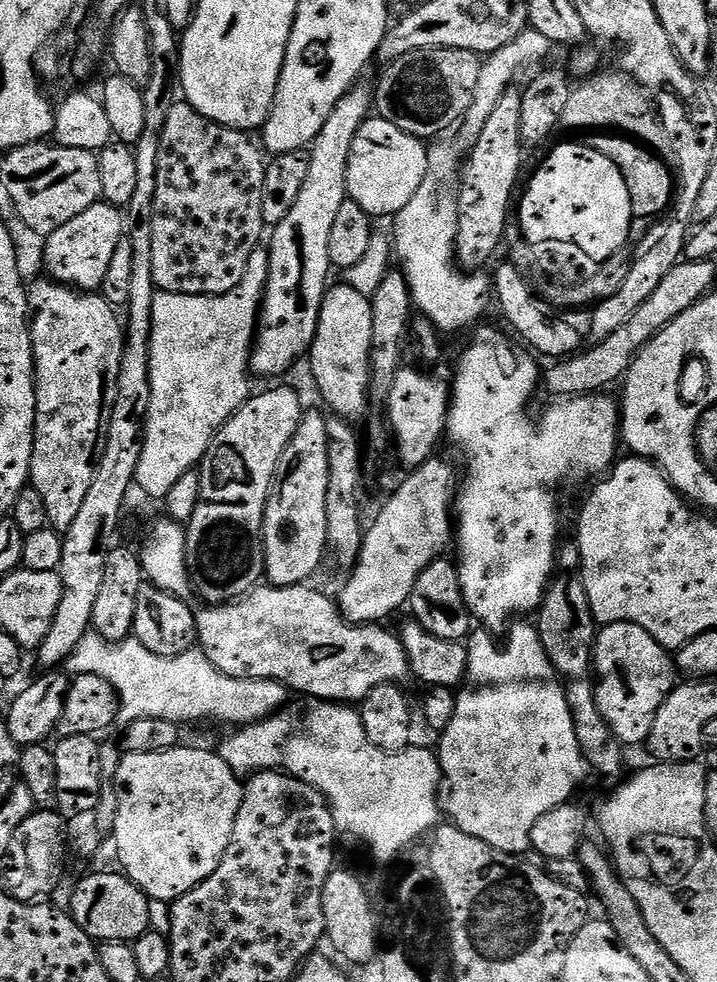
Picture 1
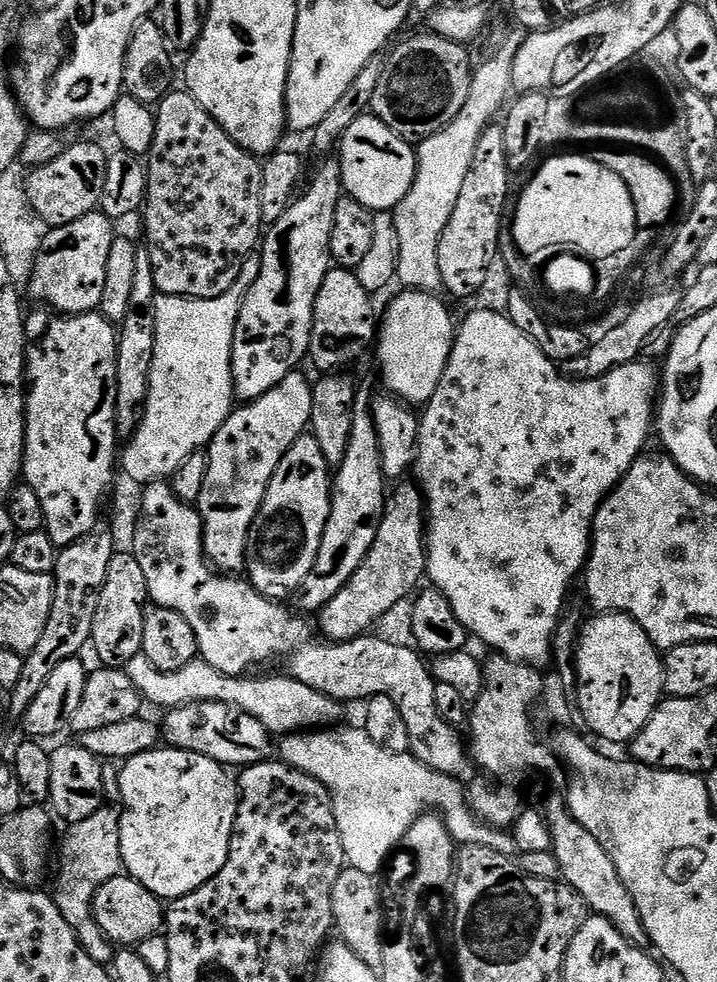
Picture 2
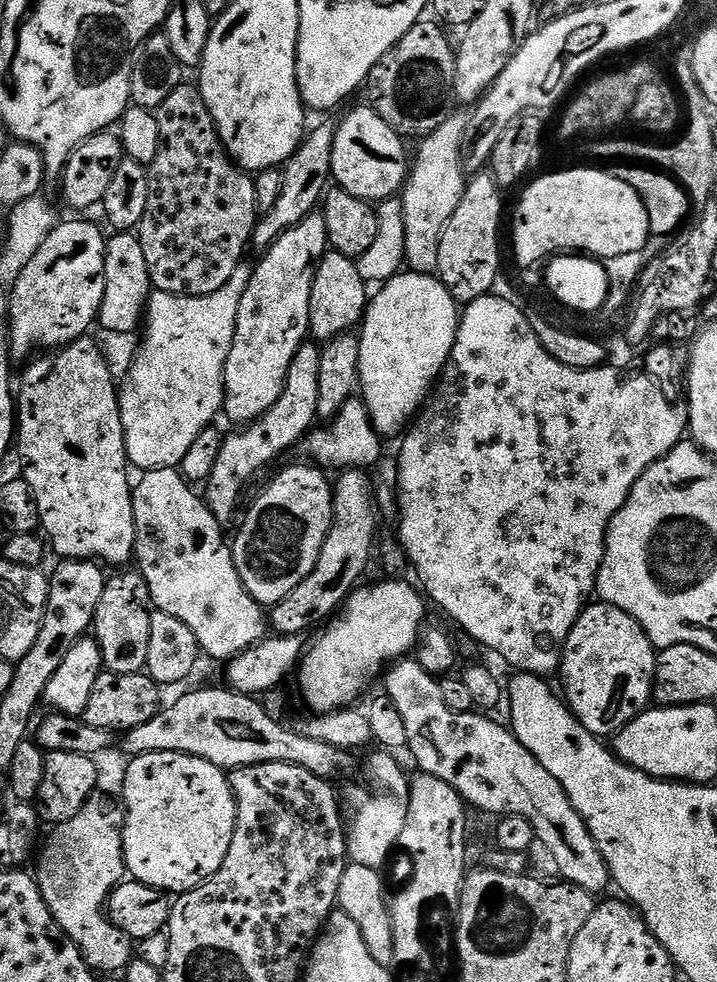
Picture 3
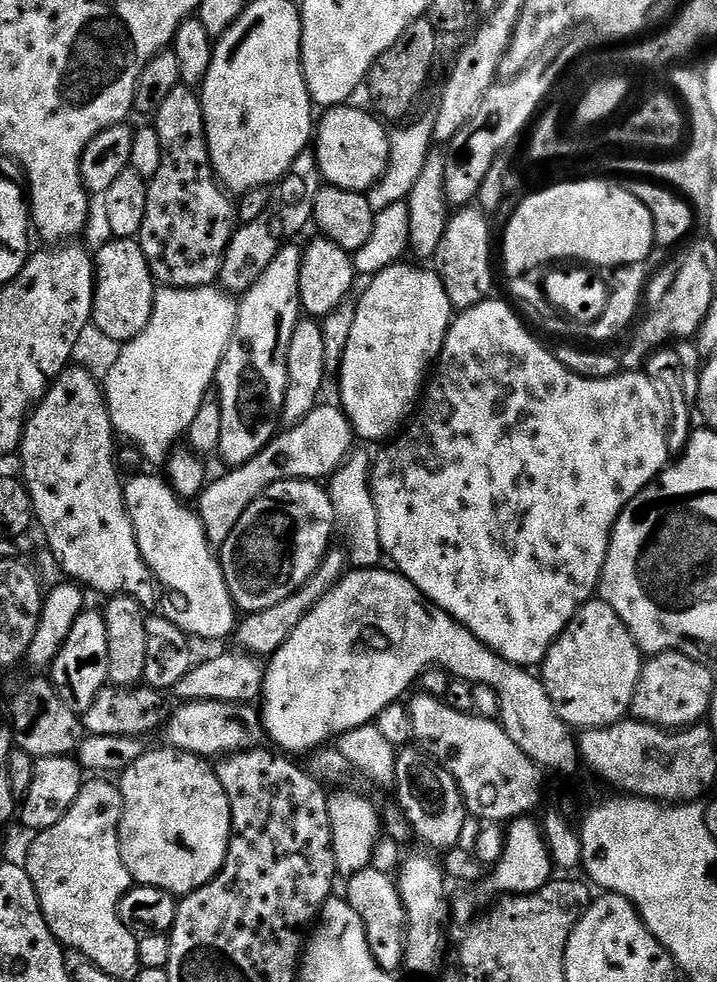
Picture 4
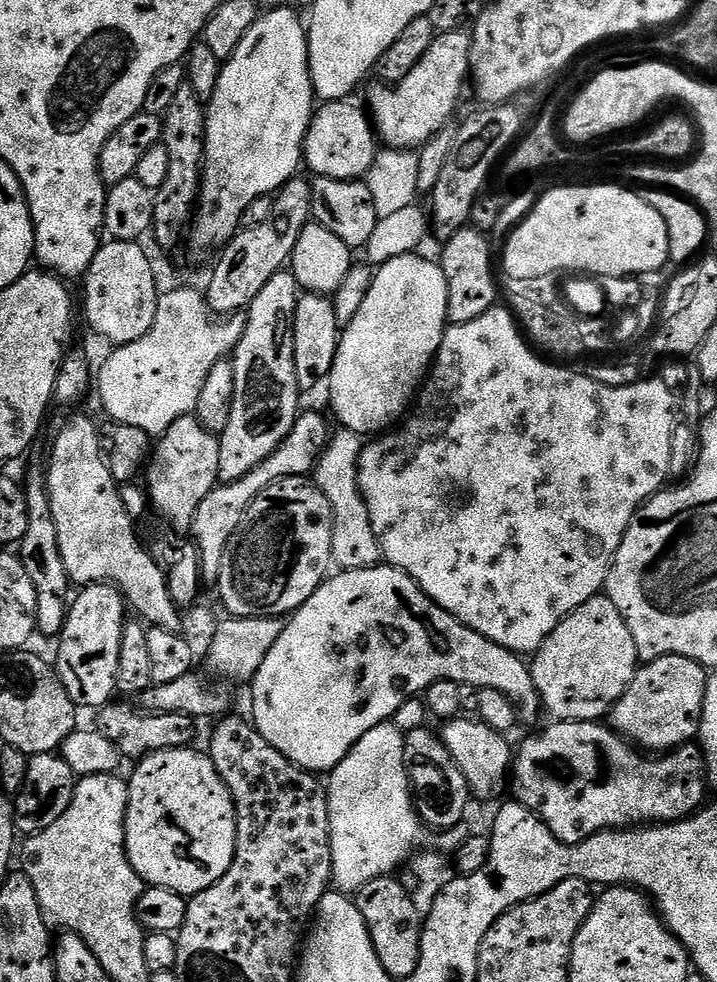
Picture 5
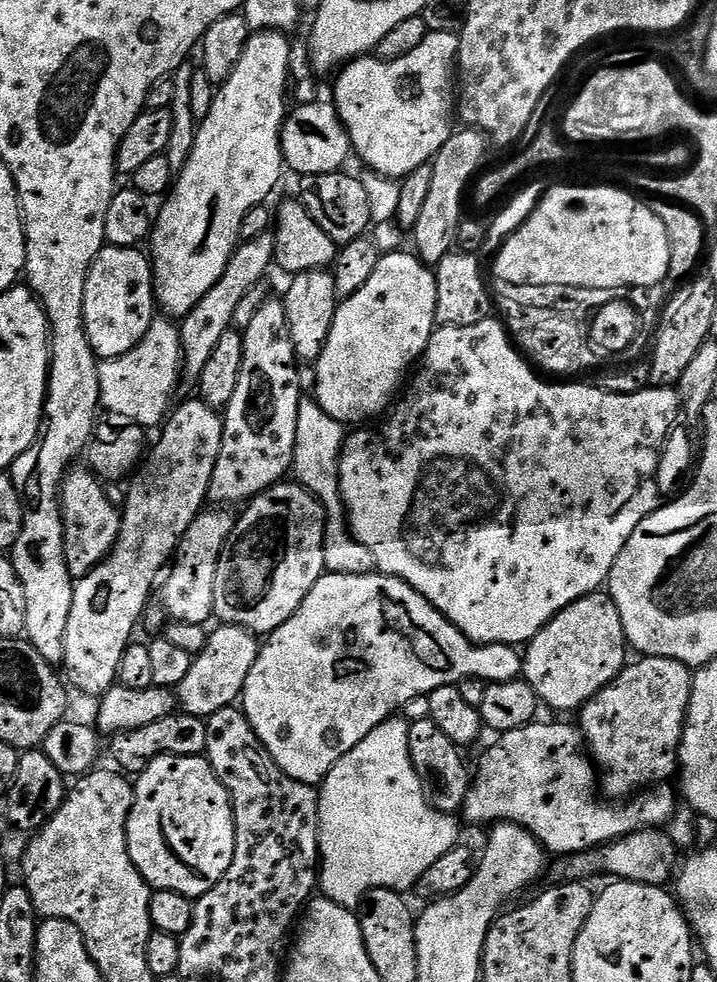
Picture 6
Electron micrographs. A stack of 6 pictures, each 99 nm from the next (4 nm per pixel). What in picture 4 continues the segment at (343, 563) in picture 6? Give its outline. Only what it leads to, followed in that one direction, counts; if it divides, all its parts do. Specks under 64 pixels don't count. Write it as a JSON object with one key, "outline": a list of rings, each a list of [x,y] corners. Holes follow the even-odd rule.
{"outline":[[[357,447],[350,453],[344,465],[327,481],[328,497],[336,511],[339,523],[344,528],[344,540],[348,550],[348,563],[353,569],[378,568],[385,559],[382,538],[378,538],[378,510],[372,493],[373,453]]]}

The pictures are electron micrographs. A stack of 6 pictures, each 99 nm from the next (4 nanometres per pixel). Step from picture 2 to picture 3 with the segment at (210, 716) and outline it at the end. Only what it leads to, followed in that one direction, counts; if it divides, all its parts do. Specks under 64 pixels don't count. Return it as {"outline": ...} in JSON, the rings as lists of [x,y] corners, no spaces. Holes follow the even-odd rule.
{"outline":[[[227,686],[196,688],[178,697],[169,708],[161,707],[150,722],[123,733],[125,757],[181,752],[225,770],[251,764],[293,764],[329,782],[355,778],[355,755],[349,749],[318,742],[318,738],[310,738],[297,729],[295,732],[276,720],[279,719],[255,696],[243,696]]]}

